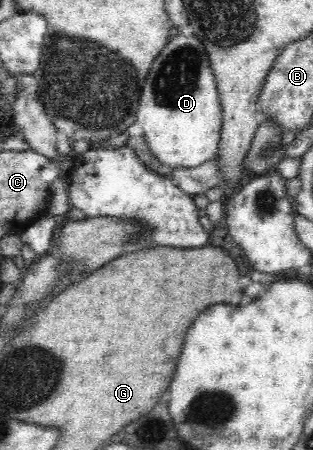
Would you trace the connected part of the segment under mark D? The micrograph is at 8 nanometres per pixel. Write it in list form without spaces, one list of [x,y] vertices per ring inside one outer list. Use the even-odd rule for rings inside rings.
[[[178,32],[171,36],[166,47],[162,47],[162,53],[152,63],[152,67],[146,75],[136,120],[143,127],[143,135],[147,139],[152,153],[162,163],[170,165],[174,169],[178,166],[187,168],[200,166],[218,154],[219,136],[222,135],[222,106],[219,105],[218,86],[215,85],[214,70],[210,69],[210,58],[207,57],[206,47],[202,47],[202,41],[196,35],[192,35],[192,33],[184,35],[184,33]],[[160,77],[162,77],[162,85],[150,87]]]

